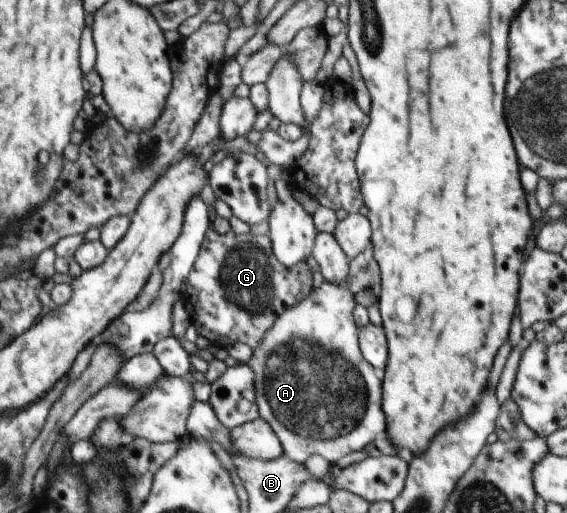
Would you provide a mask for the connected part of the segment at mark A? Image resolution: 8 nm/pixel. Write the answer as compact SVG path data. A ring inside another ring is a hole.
M324 280L319 287L311 288L310 293L302 302L284 310L283 313L275 319L274 325L266 331L262 342L251 351L251 356L247 360L246 365L253 373L255 404L257 405L259 417L266 421L272 428L272 431L278 436L279 442L282 444L283 455L289 460L295 461L297 464L303 465L304 461L312 454L318 454L334 465L335 461L338 461L343 455L352 453L352 451L366 449L366 445L368 445L378 433L380 433L381 438L386 437L384 431L384 429L386 429L386 423L384 423L385 415L382 415L383 411L380 411L380 379L374 375L374 368L370 367L370 364L363 358L363 354L359 350L359 327L355 323L354 318L356 304L355 296L352 295L350 288L344 285L344 282L335 284L328 283Z

